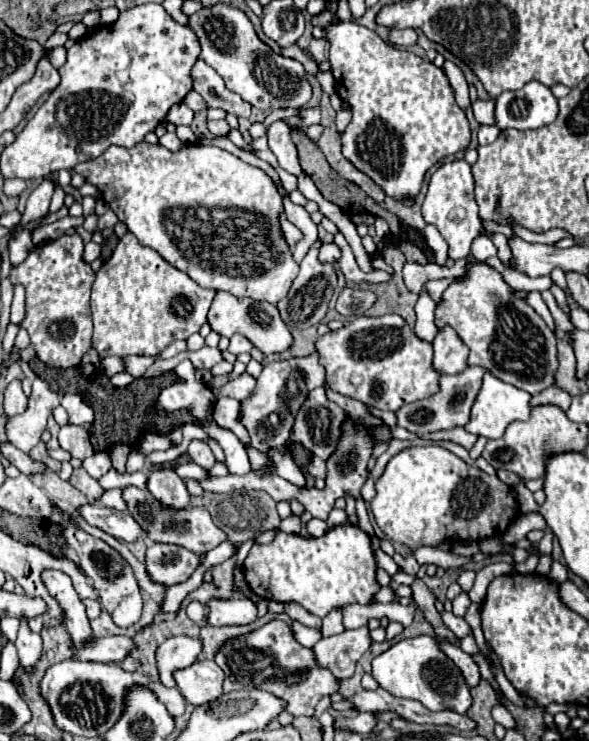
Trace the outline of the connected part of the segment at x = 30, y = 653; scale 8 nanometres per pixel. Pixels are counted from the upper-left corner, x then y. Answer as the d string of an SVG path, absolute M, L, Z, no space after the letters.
M21 620L21 628L19 628L19 636L15 640L15 646L17 646L21 668L27 670L27 672L29 670L35 670L37 662L41 660L43 644L41 644L41 636L39 634L33 634L27 628L27 622L25 620Z

